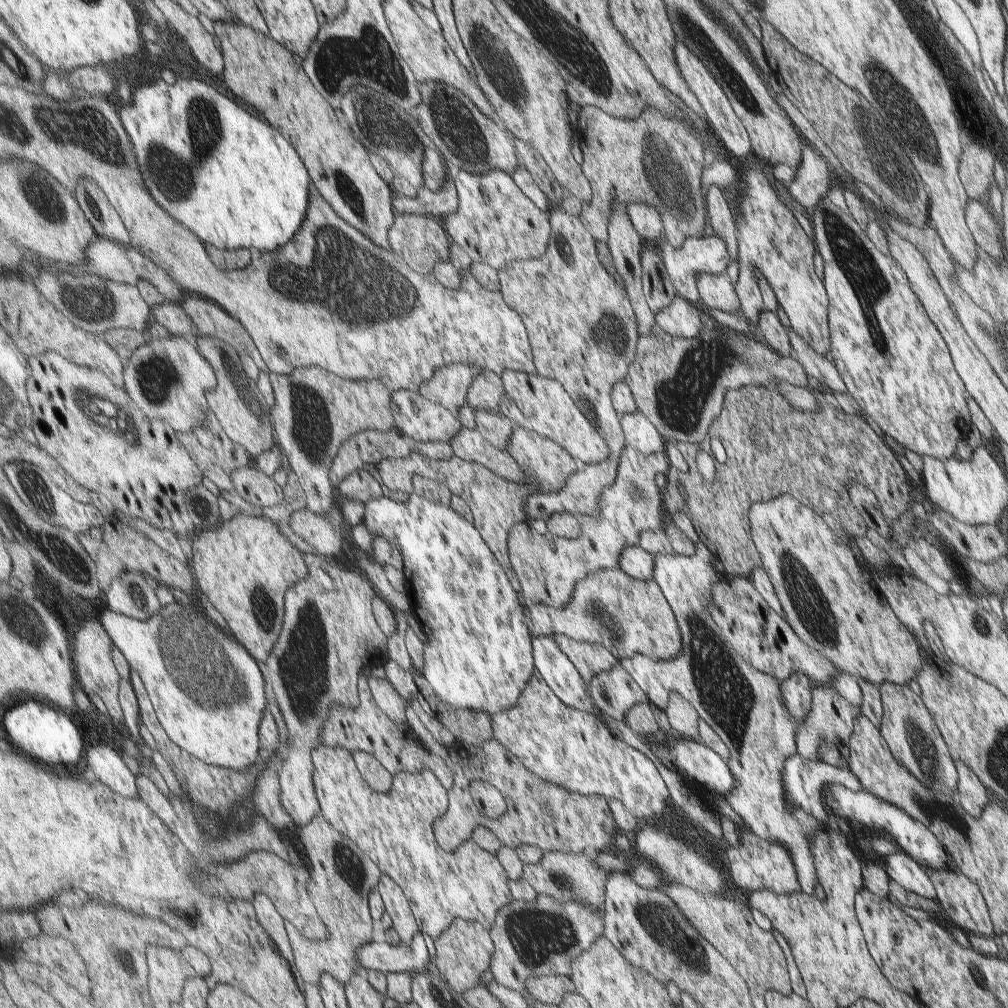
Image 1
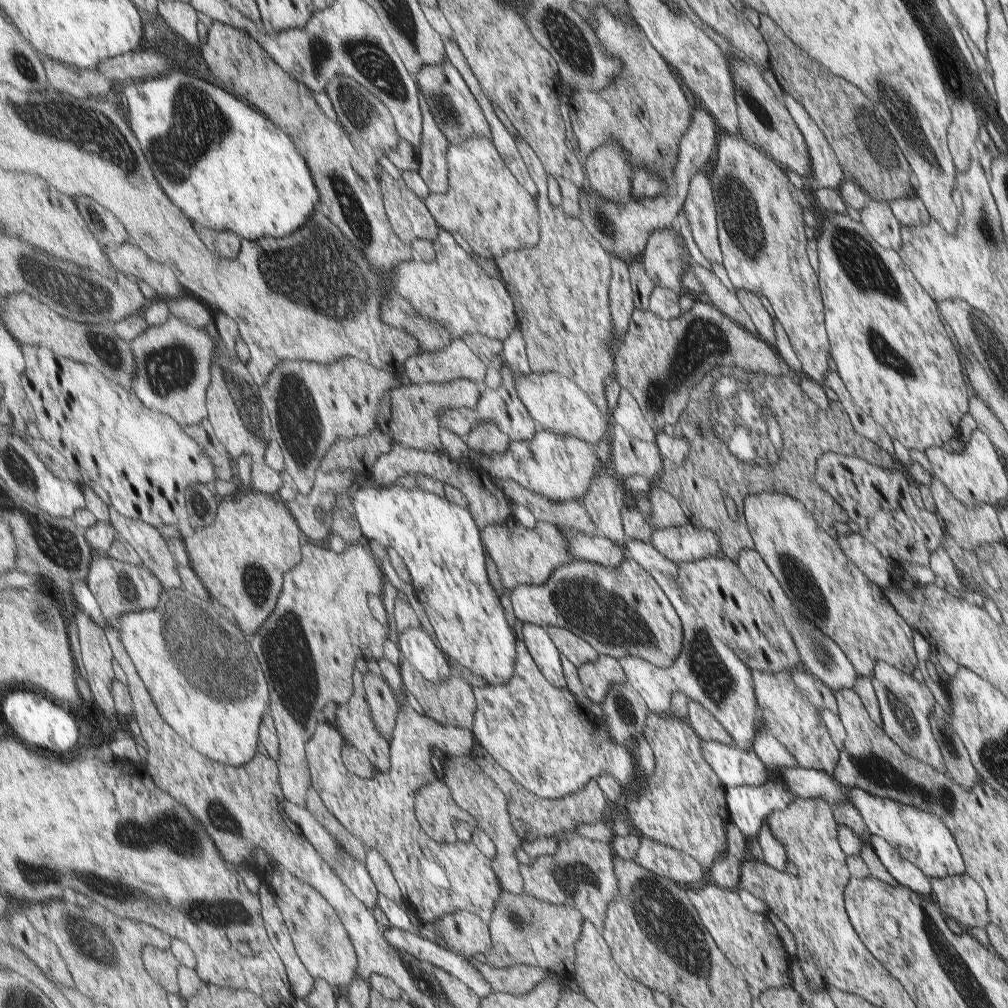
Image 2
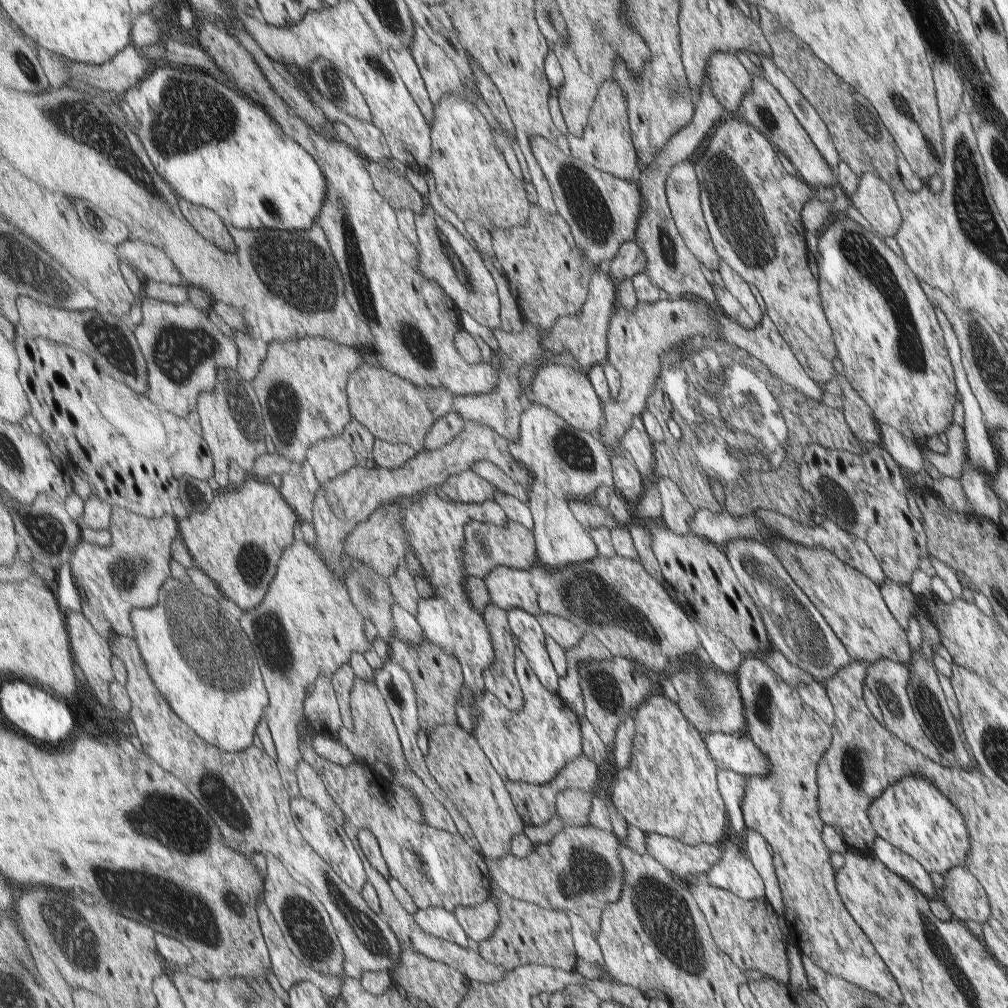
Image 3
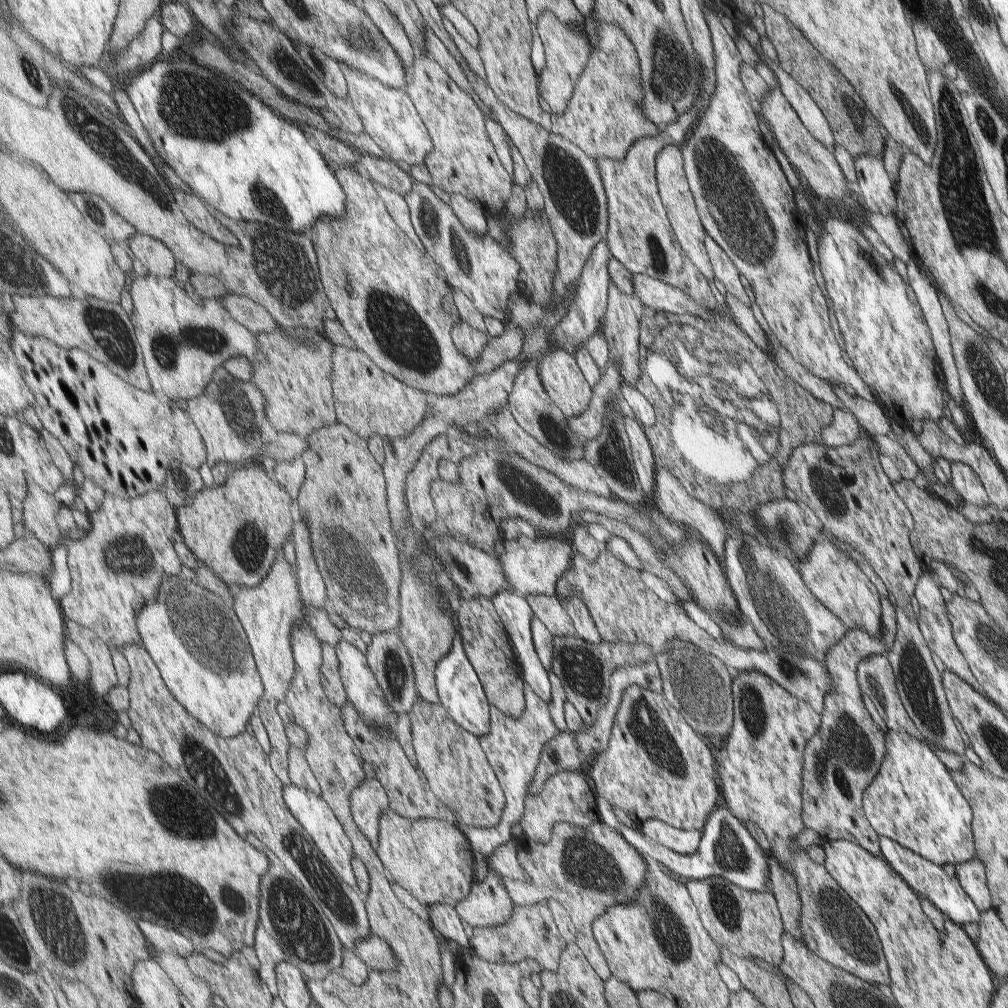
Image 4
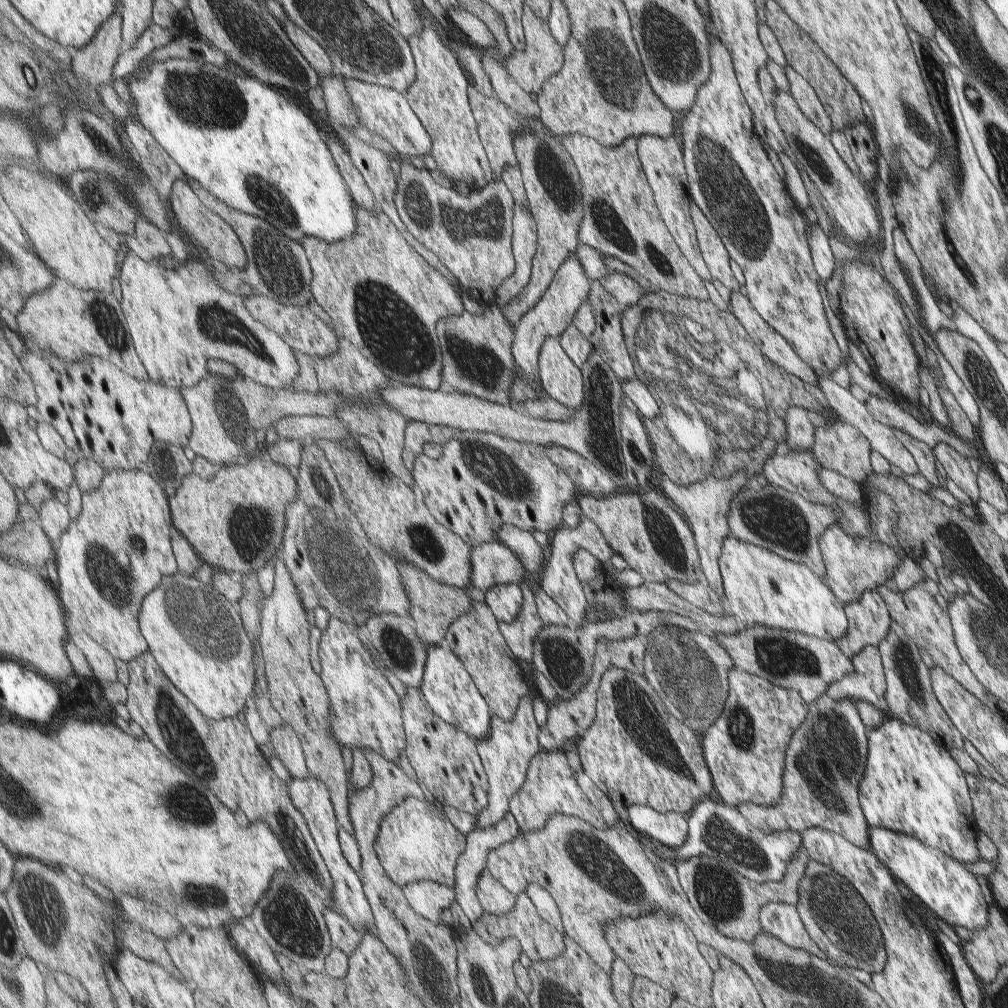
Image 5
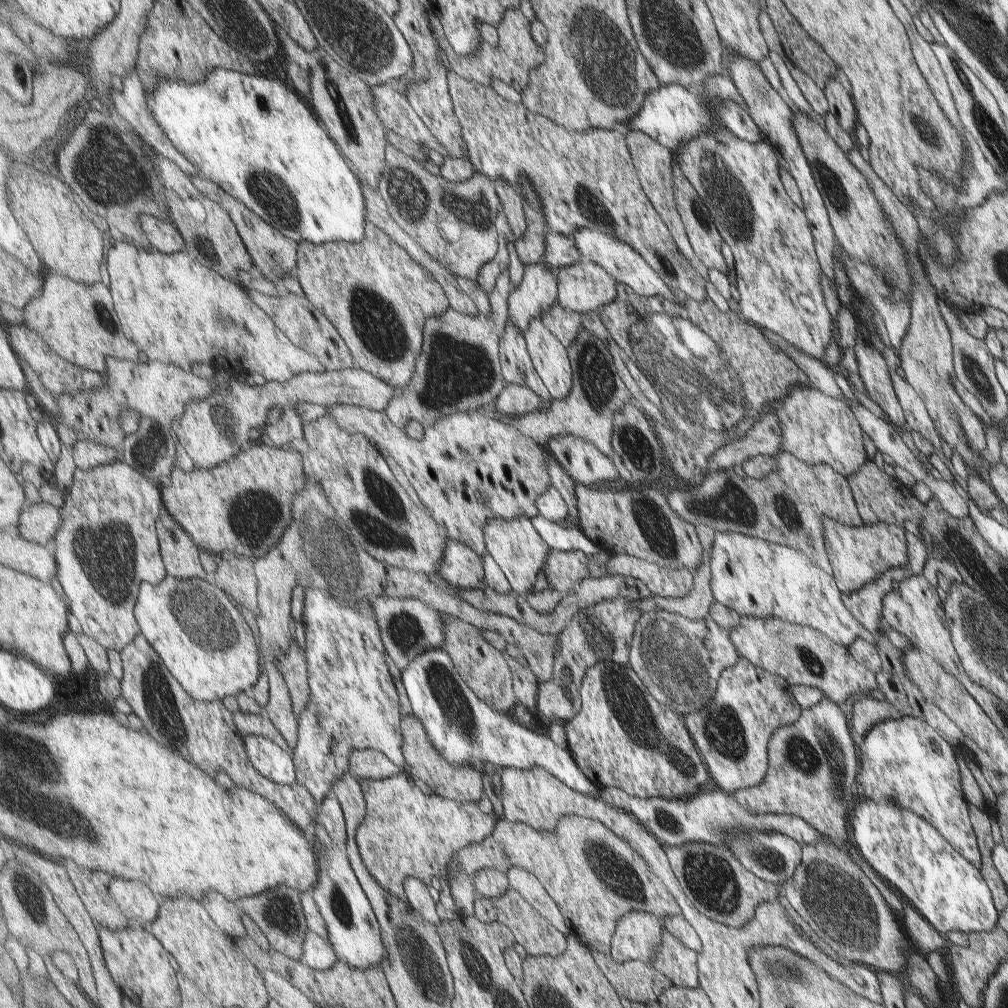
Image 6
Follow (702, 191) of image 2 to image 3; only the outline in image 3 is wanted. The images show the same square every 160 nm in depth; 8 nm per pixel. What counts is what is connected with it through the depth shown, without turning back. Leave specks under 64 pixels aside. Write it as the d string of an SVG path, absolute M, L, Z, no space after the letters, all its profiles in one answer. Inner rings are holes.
M687 160L674 164L669 169L668 176L664 182L664 190L667 193L668 206L671 208L673 222L679 229L685 246L696 255L697 260L703 266L707 266L709 270L717 270L719 260L717 260L717 254L713 250L713 243L711 242L708 228L704 221L698 188L698 180L691 161Z

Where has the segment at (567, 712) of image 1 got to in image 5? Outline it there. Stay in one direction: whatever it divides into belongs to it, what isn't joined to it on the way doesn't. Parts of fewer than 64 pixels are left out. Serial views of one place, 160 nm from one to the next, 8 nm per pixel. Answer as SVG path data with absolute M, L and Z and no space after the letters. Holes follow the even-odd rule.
M533 693L527 695L520 702L520 707L512 721L504 721L500 716L492 715L491 734L484 739L476 739L479 754L490 780L490 805L477 817L475 828L493 828L507 816L507 812L511 813L510 802L523 788L532 760L542 750L541 724L536 719L534 702L535 695Z

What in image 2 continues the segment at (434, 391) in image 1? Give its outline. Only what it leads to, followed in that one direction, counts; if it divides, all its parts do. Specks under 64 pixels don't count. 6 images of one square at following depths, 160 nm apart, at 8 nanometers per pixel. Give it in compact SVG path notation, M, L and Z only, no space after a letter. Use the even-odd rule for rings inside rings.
M455 339L448 350L439 353L421 353L404 364L402 378L415 385L425 383L449 383L469 379L482 385L487 366L475 356L475 352L461 339Z

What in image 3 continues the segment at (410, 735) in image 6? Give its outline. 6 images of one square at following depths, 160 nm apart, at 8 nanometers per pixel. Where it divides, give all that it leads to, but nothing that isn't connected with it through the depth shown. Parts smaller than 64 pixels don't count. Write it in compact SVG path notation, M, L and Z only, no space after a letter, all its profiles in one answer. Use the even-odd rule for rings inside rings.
M459 723L438 726L428 734L428 738L426 763L429 770L473 828L482 846L482 857L499 861L513 854L513 839L525 833L526 824L506 788L504 778L497 772L479 741Z

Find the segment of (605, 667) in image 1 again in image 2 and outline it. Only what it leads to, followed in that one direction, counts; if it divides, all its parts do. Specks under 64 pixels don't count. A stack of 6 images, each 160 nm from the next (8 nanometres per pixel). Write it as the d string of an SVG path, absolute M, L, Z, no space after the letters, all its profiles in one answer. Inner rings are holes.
M556 626L547 628L547 631L552 635L553 642L556 642L562 656L566 656L579 669L585 663L596 663L600 659L598 650L577 633Z

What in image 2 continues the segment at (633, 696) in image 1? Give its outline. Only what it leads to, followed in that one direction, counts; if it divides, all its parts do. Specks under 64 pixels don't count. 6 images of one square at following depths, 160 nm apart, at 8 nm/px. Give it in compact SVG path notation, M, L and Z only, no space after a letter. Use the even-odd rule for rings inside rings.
M600 654L596 663L585 663L578 671L587 694L599 704L606 701L612 684L626 684L621 661L609 655Z

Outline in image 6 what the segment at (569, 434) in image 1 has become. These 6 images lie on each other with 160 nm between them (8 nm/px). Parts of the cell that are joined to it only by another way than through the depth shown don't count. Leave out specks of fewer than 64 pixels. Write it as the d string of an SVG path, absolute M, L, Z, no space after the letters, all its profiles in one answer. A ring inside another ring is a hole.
M533 318L524 333L532 362L550 393L550 400L562 400L572 394L575 368L568 348L551 334L539 318Z

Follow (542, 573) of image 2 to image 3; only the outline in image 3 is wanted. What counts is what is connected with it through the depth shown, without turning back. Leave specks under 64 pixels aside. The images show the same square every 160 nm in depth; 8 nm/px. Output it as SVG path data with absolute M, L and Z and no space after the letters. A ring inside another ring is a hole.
M473 521L466 530L466 571L475 580L483 580L497 567L511 567L526 571L538 562L538 546L534 530L518 522L502 526Z

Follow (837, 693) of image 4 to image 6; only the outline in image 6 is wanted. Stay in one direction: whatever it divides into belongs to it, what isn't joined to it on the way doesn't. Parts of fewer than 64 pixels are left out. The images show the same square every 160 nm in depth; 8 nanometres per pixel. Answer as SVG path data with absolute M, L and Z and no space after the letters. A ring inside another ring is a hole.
M885 572L878 580L865 585L854 593L843 594L844 606L852 612L856 620L861 622L865 630L873 633L877 631L881 615L881 600L892 590L891 573ZM821 699L815 706L800 708L800 718L797 718L797 721L793 722L793 725L781 726L781 730L777 730L777 734L773 734L773 742L769 742L769 774L765 774L764 781L761 781L758 786L737 790L732 794L733 798L735 798L735 802L737 802L743 810L747 810L749 814L792 815L801 818L801 821L809 824L813 830L817 830L819 834L823 834L825 838L829 838L829 840L833 842L849 842L849 812L852 810L854 800L857 799L857 786L860 785L860 783L857 782L857 778L861 772L861 762L857 762L857 745L859 745L861 737L862 736L853 733L852 715L849 714L849 710L841 710L841 706L837 703L833 703L827 699Z

